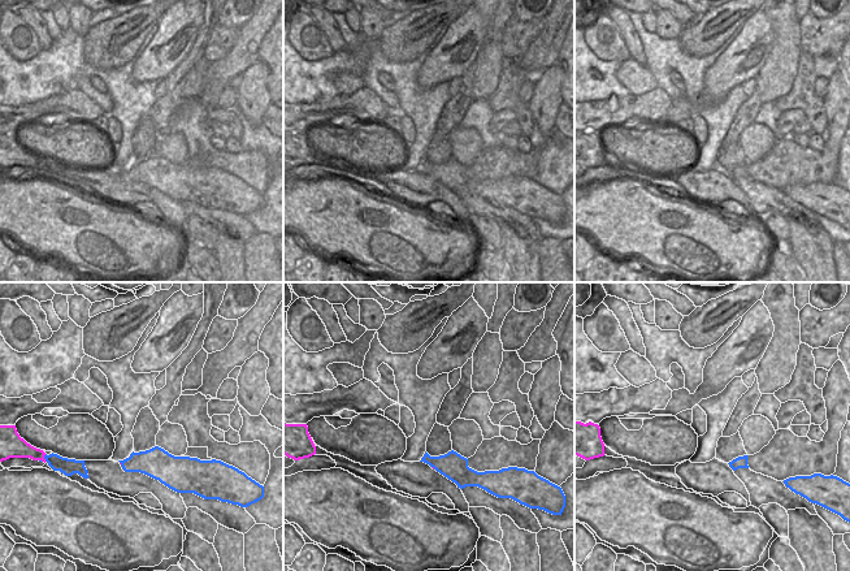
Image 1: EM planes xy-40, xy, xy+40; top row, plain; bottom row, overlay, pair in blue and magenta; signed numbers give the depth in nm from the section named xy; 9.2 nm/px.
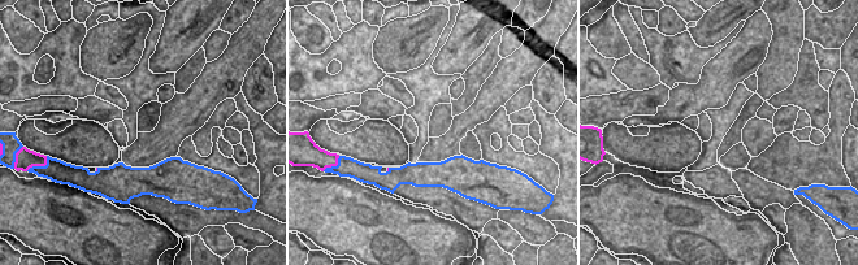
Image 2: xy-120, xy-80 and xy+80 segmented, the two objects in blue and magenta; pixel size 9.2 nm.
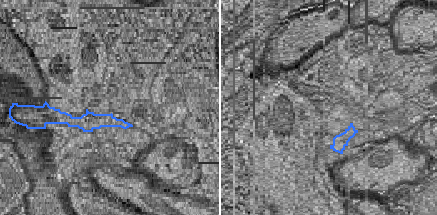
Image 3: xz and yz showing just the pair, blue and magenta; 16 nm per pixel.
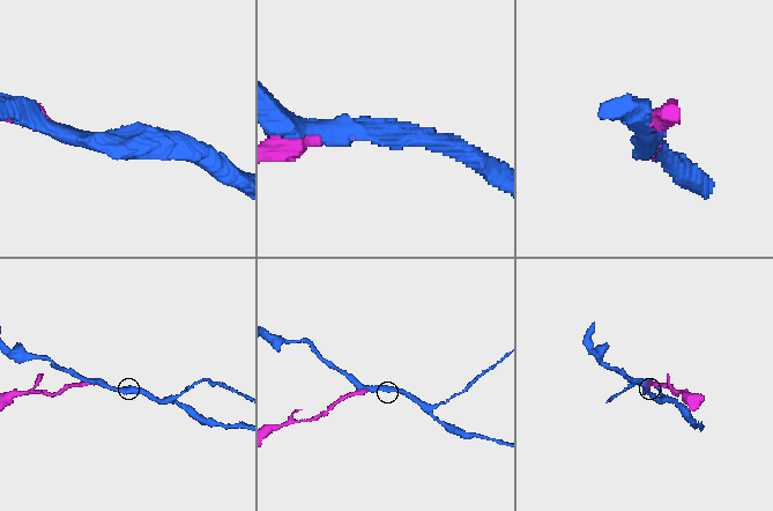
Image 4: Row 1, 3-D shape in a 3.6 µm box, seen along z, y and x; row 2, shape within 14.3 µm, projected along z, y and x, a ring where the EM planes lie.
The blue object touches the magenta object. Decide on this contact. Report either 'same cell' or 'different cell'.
different cell

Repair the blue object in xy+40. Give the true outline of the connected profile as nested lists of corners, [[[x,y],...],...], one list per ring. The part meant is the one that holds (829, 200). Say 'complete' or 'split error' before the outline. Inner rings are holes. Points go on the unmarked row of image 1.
complete; [[[814,182],[782,190],[795,203],[816,212],[850,232],[850,193],[837,185]]]

